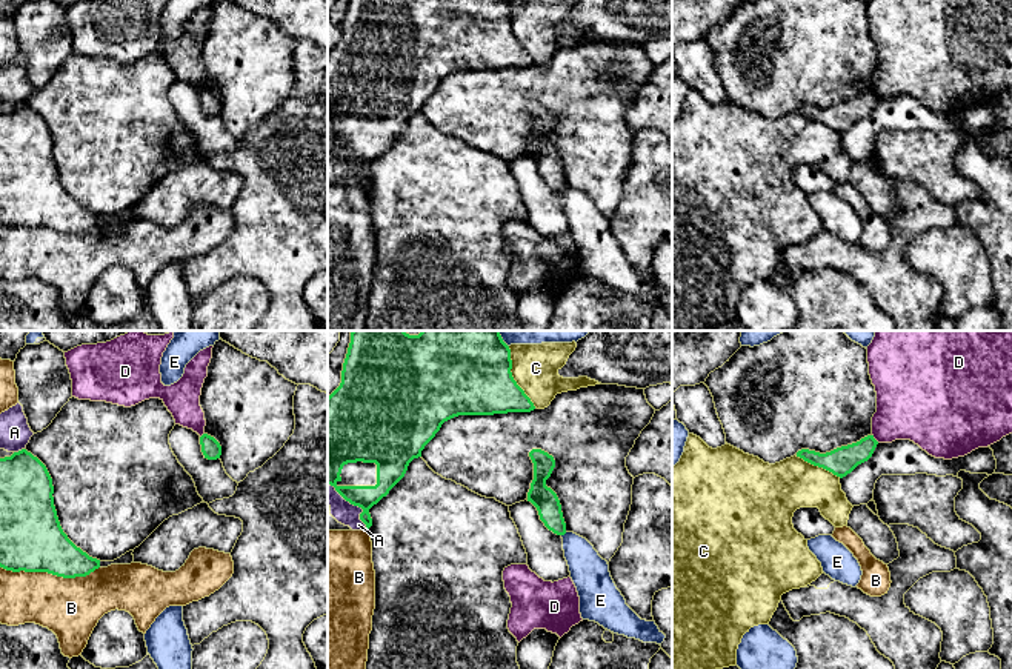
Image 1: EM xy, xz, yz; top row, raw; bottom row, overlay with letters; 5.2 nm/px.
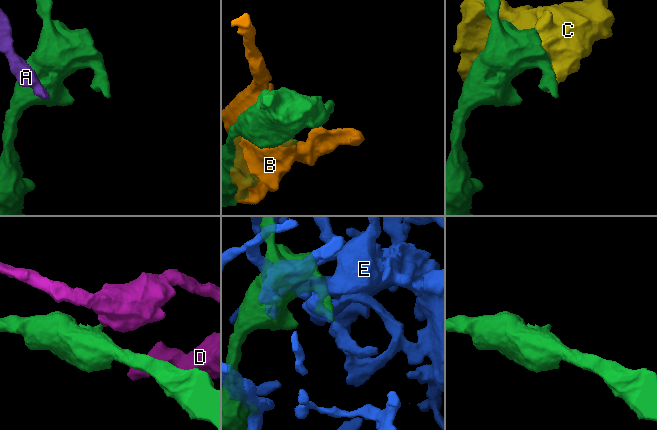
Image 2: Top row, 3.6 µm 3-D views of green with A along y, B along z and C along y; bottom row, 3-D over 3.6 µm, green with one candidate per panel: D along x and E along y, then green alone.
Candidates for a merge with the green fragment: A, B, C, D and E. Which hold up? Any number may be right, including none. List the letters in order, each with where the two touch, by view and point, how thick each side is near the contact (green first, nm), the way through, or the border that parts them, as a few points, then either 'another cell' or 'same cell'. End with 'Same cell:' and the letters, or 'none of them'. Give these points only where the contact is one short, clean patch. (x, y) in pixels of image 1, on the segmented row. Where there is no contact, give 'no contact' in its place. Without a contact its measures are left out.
A: contact xz (356, 505); calibres 150 and 120 nm; another cell
B: contact xy (49, 572); calibres 340 and 320 nm; another cell
C: contact xz (512, 377); calibres 460 and 240 nm; another cell
D: contact yz (874, 439); calibres 150 and 360 nm; border yz (872, 434), (878, 442); another cell
E: contact xz (563, 534); calibres 130 and 200 nm; another cell
Same cell: none of them

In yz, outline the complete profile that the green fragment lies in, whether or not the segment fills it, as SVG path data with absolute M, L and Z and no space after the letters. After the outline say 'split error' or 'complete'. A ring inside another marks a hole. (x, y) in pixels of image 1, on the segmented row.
M867 435L857 443L837 448L826 454L801 449L797 452L797 457L843 478L851 474L858 464L867 461L872 457L877 444L878 441L874 438L874 435Z; complete

